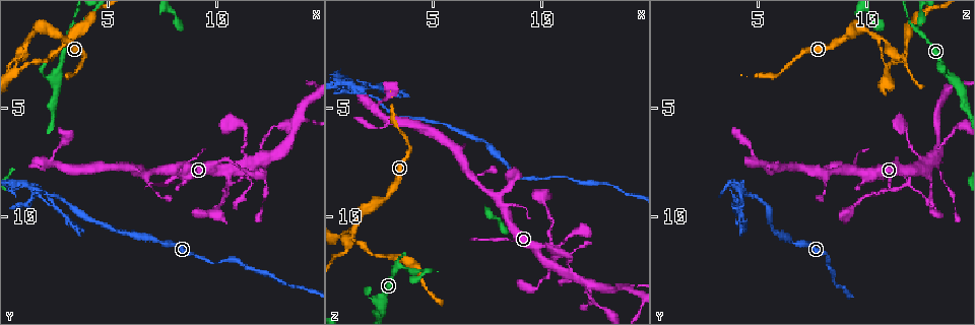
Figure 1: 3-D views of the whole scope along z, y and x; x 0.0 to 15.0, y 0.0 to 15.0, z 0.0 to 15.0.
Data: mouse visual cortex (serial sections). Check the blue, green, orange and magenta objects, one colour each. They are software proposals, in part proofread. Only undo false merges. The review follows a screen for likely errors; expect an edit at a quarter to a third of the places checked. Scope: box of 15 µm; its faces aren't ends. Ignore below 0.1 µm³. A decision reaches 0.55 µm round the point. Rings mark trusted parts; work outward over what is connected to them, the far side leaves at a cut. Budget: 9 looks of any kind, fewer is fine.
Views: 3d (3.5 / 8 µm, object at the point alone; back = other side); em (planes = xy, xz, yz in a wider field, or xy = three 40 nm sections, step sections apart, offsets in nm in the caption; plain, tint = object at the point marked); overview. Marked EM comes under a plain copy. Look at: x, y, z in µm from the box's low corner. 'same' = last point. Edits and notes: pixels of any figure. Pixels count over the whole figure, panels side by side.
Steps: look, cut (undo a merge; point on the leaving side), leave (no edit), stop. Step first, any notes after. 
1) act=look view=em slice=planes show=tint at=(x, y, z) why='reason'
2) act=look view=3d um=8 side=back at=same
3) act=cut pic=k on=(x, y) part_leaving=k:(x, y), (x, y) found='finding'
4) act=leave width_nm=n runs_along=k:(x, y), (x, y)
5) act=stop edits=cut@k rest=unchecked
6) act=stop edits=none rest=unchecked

act=look view=3d um=3.5 at=(1.4, 1.8, 10.4) why='two arms in line, one across'

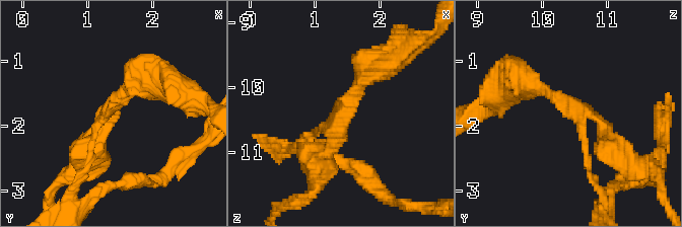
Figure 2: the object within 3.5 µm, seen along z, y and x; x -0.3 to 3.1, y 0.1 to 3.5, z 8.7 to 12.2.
act=look view=em slice=xy step=2 show=tint at=(1.30, 1.75, 10.45) why='need the tissue'

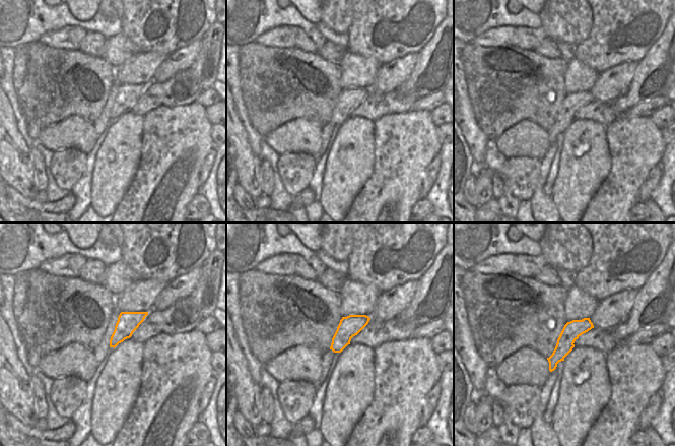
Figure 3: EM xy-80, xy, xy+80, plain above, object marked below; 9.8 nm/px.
act=leave found='continuous, no second cell'

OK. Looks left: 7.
act=look view=3d um=3.5 at=(3.4, 1.4, 12.4) why='thin arm on a thick one'

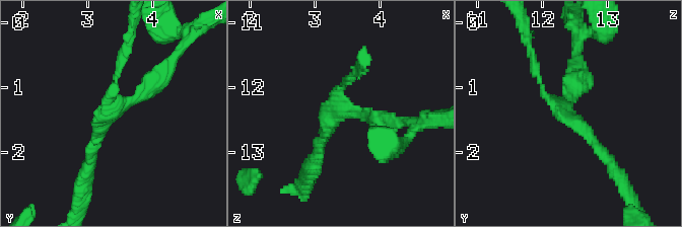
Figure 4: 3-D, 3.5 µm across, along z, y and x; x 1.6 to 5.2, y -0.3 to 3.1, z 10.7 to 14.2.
act=look view=em slice=planes show=tint at=(3.40, 1.35, 12.35) arms=3 arm_widths_nm=100,200,300 why='need the tissue'

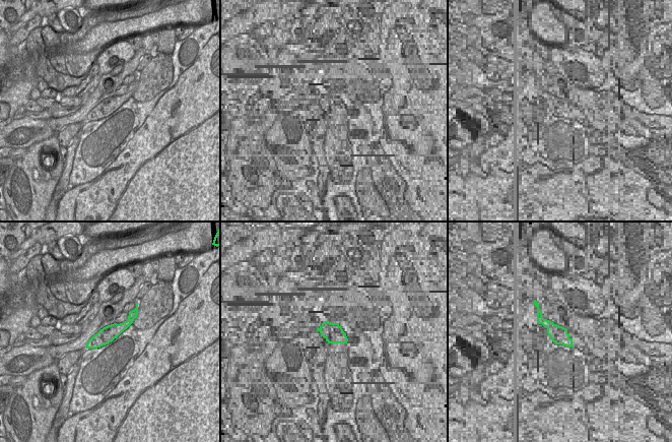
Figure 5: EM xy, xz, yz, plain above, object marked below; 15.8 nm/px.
act=leave found='continuous, no second cell'

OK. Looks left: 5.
act=look view=em slice=xy step=1 show=tint at=(12.4, 7.3, 13.1) why='calibre changes'

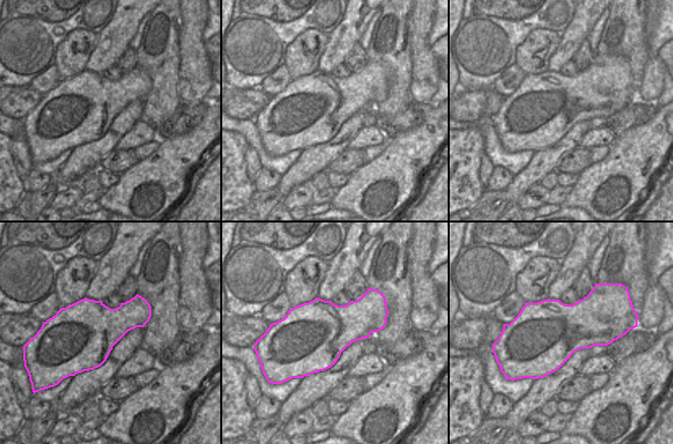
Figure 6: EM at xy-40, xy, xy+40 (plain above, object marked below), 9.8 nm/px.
act=look view=3d um=3.5 at=same why='wider look'

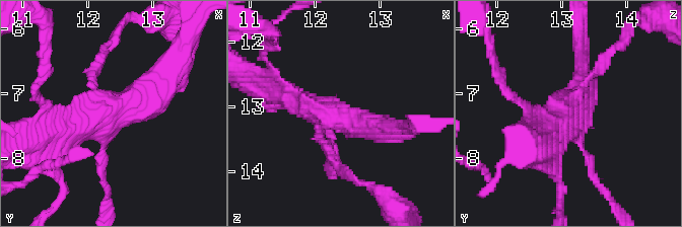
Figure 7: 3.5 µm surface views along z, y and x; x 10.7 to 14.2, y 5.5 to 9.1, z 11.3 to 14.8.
act=leave runs_along=7:(52, 133), (148, 98), (166, 80) found='one cell here'

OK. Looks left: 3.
act=look view=3d um=3.5 at=(13.9, 5.4, 13.3) why='arms part here'

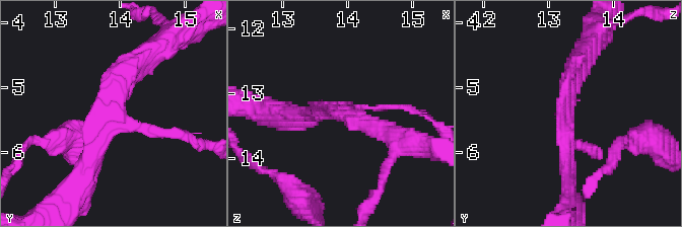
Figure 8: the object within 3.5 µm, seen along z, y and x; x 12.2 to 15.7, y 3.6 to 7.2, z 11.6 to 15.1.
act=look view=em slice=xy step=3 show=tint at=(13.90, 5.40, 13.25) arms=3 arm_widths_nm=100,250,250 why='now the EM'

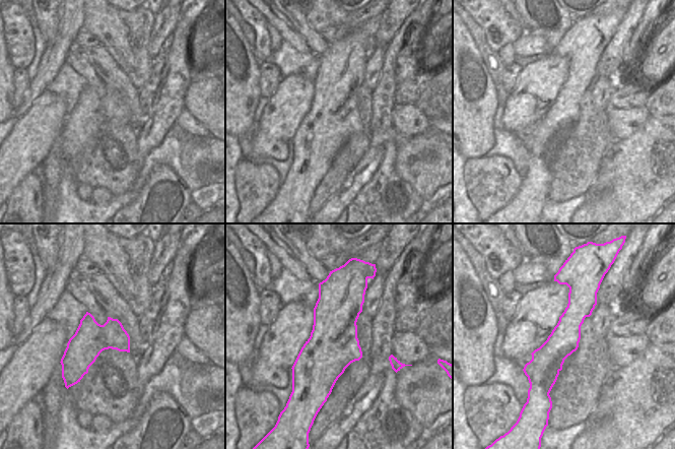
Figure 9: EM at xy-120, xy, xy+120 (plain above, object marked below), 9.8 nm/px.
act=leave width_nm=500 runs_along=9:(572, 285), (549, 386) found='one cell here'

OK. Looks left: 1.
act=stop edits=none rest=unchecked

